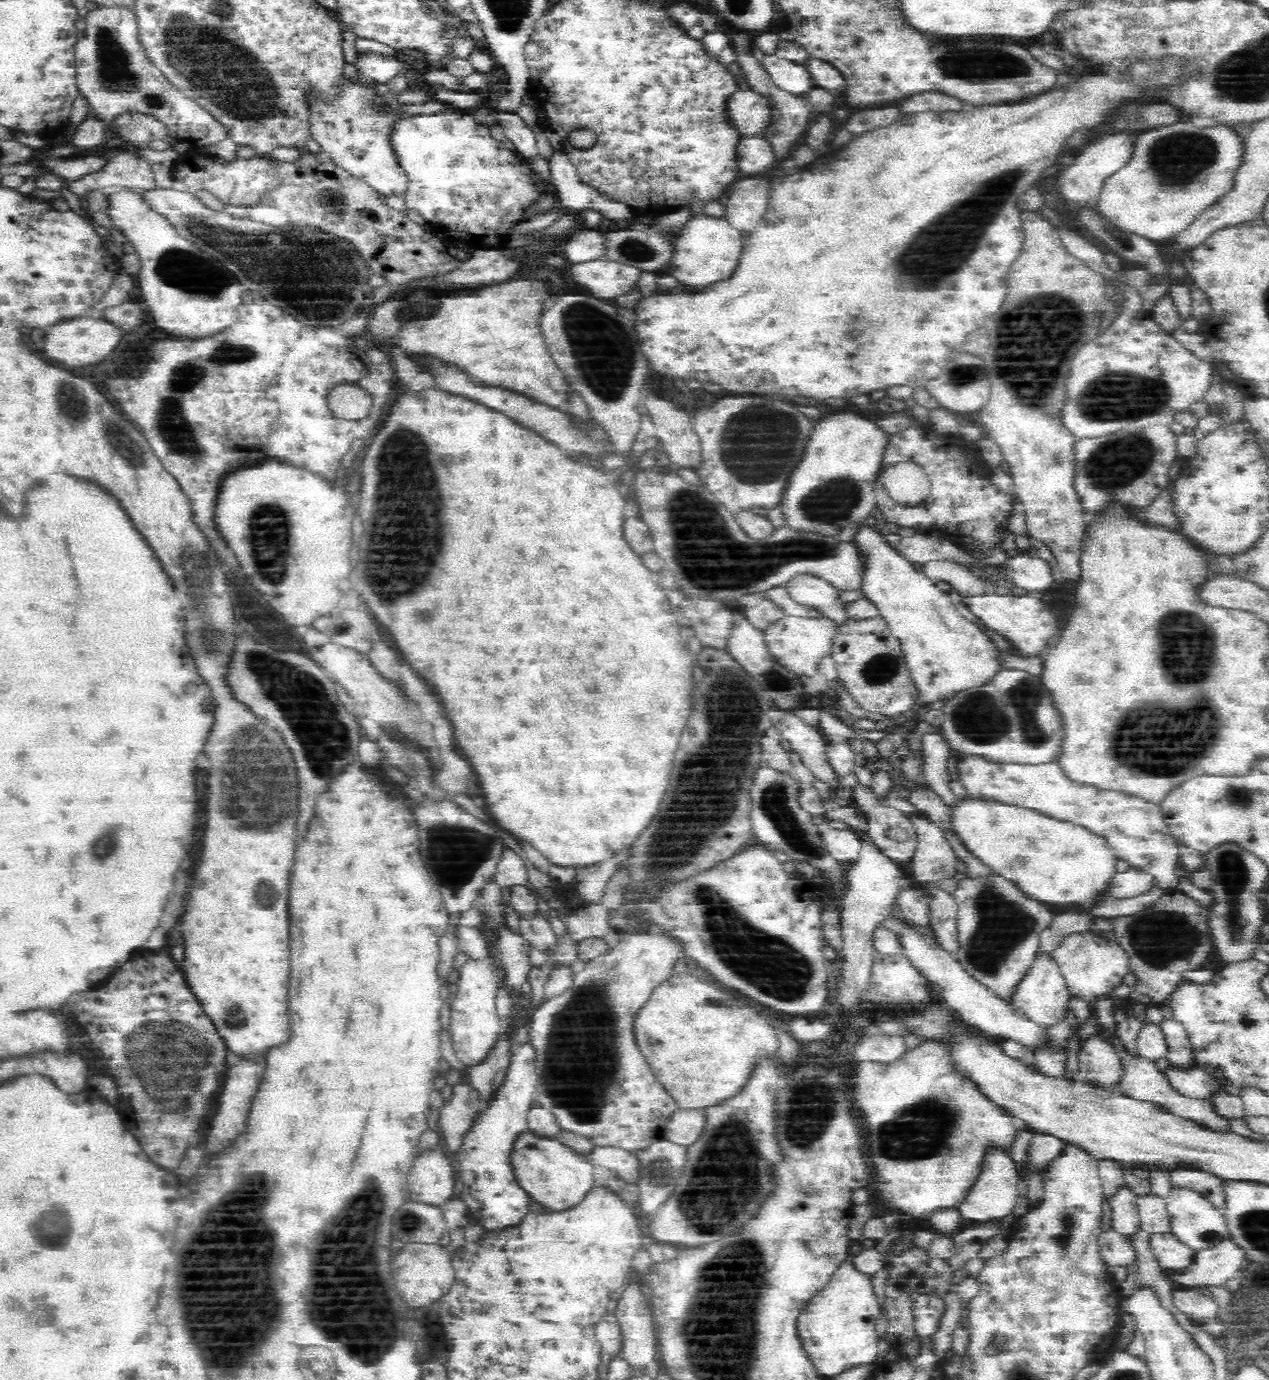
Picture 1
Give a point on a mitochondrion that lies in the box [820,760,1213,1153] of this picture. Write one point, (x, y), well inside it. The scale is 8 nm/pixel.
(1003, 924)

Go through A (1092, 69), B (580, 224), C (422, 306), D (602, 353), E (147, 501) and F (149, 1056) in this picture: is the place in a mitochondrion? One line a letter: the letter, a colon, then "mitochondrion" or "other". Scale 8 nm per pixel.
A: other
B: other
C: mitochondrion
D: mitochondrion
E: other
F: mitochondrion

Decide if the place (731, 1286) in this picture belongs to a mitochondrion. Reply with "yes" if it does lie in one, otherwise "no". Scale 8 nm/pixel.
yes

